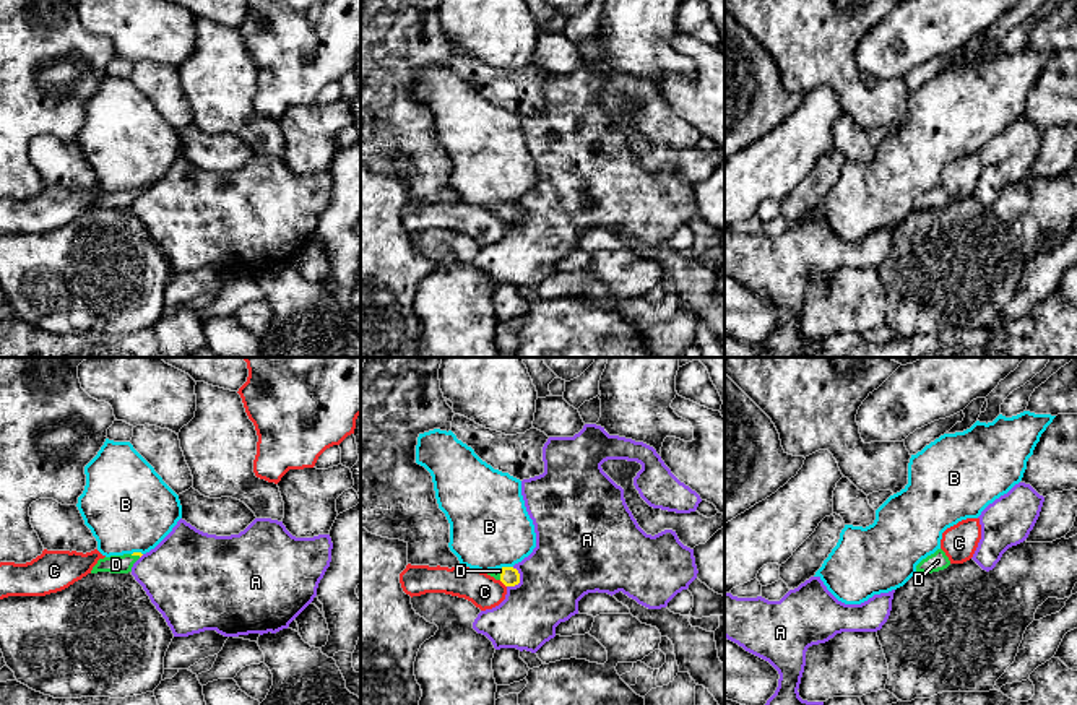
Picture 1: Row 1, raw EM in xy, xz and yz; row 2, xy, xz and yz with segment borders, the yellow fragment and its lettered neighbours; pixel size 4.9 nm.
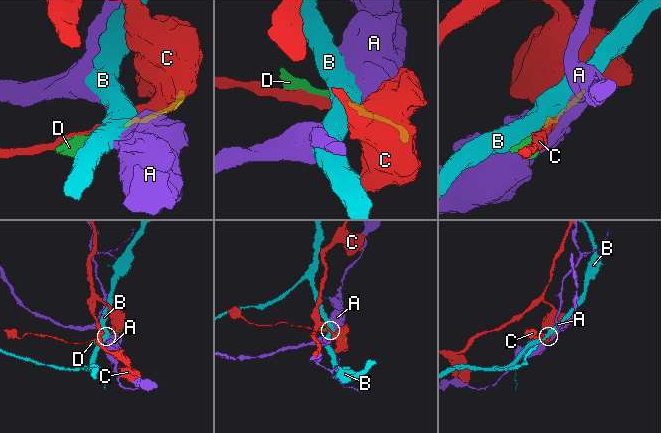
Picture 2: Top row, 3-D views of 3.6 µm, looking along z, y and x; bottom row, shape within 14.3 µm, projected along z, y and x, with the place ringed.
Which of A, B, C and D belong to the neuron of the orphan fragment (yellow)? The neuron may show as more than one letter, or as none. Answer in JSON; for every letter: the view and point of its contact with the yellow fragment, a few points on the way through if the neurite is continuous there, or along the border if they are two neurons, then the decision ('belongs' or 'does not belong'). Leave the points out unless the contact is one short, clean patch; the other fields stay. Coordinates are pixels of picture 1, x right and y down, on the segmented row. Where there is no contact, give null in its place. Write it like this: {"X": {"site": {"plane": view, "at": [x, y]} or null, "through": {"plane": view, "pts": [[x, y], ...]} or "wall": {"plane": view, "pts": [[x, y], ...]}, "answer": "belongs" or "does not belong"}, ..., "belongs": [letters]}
{"A": {"site": {"plane": "xz", "at": [519, 580]}, "wall": {"plane": "xz", "pts": [[512, 567], [519, 574], [519, 582], [507, 587]]}, "answer": "does not belong"}, "B": {"site": {"plane": "xz", "at": [506, 567]}, "wall": {"plane": "xz", "pts": [[512, 566], [501, 567]]}, "answer": "does not belong"}, "C": {"site": {"plane": "xz", "at": [502, 582]}, "answer": "does not belong"}, "D": {"site": {"plane": "xz", "at": [501, 574]}, "through": {"plane": "xz", "pts": [[510, 577], [501, 574], [496, 574]]}, "answer": "belongs"}, "belongs": ["D"]}

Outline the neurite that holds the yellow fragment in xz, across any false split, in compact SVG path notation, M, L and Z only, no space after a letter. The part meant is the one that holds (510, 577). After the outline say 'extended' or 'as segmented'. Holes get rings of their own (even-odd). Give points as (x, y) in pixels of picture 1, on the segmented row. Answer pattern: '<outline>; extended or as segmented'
M502 567L497 570L489 570L486 573L494 577L495 580L500 580L505 586L515 586L520 583L520 573L513 567Z; extended

